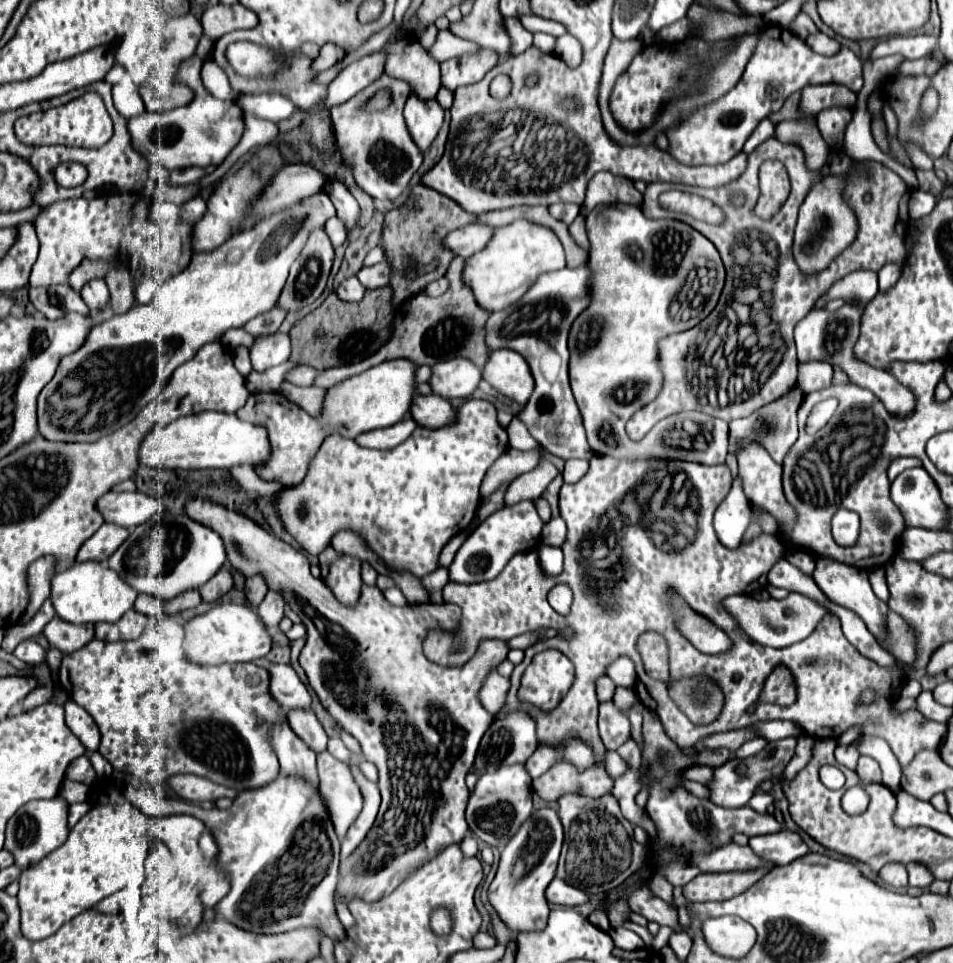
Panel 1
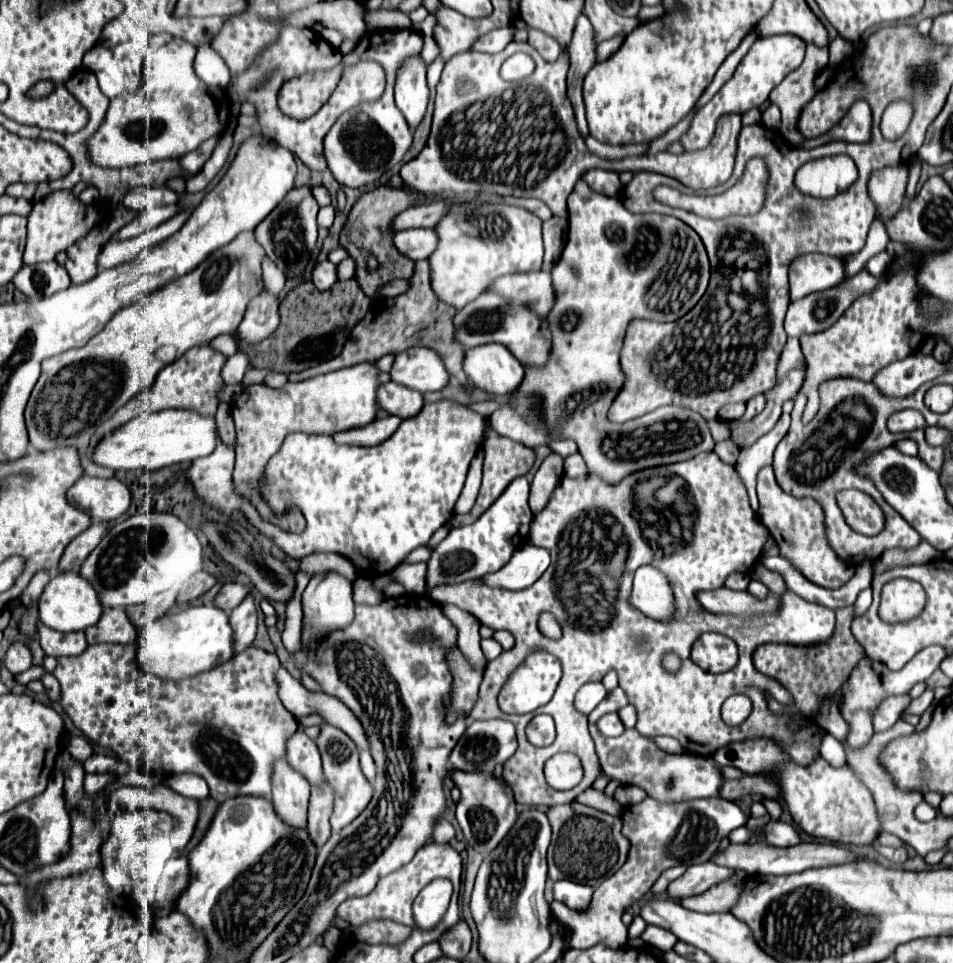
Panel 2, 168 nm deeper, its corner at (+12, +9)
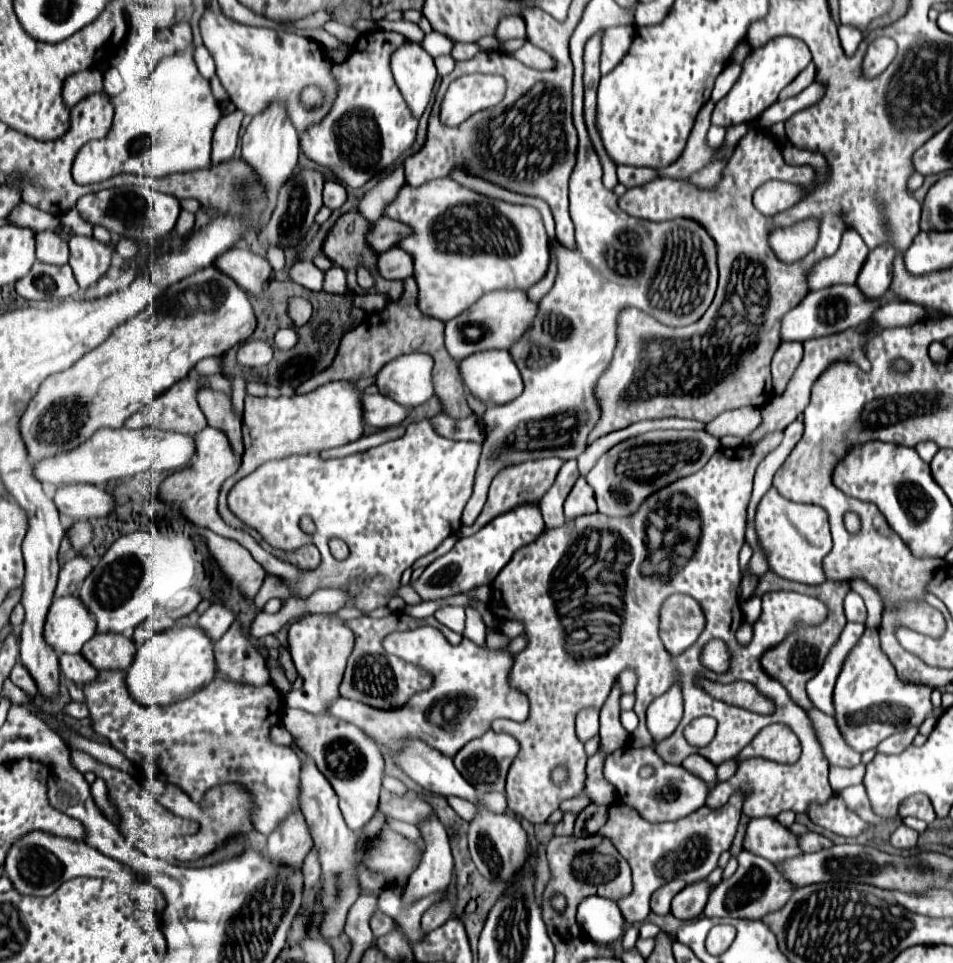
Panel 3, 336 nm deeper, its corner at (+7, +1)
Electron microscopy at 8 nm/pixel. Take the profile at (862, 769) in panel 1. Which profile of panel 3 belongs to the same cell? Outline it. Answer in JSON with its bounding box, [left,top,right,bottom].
[835,627,931,753]

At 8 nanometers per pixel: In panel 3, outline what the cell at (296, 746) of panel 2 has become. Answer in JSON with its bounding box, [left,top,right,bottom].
[301,757,361,941]

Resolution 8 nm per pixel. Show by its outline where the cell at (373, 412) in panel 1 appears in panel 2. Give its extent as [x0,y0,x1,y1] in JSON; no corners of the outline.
[232,363,380,531]

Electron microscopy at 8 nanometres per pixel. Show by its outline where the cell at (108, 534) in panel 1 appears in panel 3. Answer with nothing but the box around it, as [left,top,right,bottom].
[55,557,91,597]

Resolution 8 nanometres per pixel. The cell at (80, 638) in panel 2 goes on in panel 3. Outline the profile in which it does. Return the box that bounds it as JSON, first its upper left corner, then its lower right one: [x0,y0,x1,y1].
[59,653,97,687]

